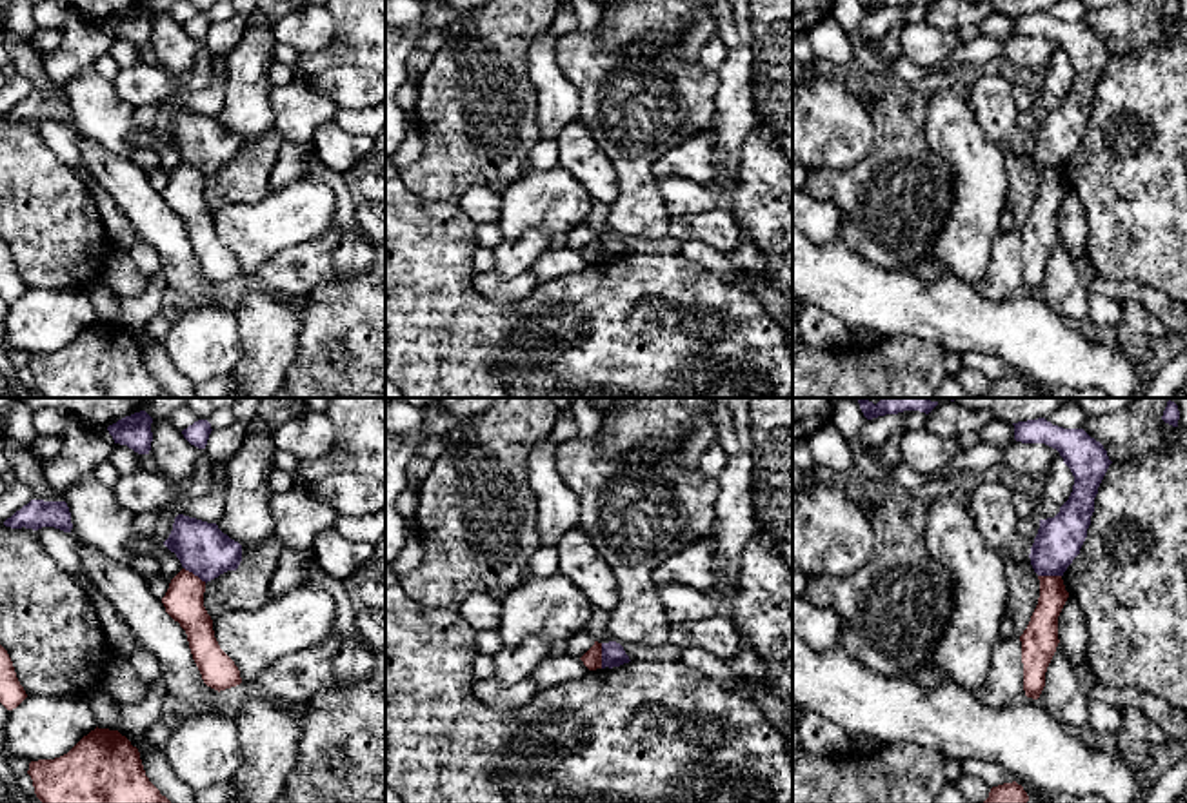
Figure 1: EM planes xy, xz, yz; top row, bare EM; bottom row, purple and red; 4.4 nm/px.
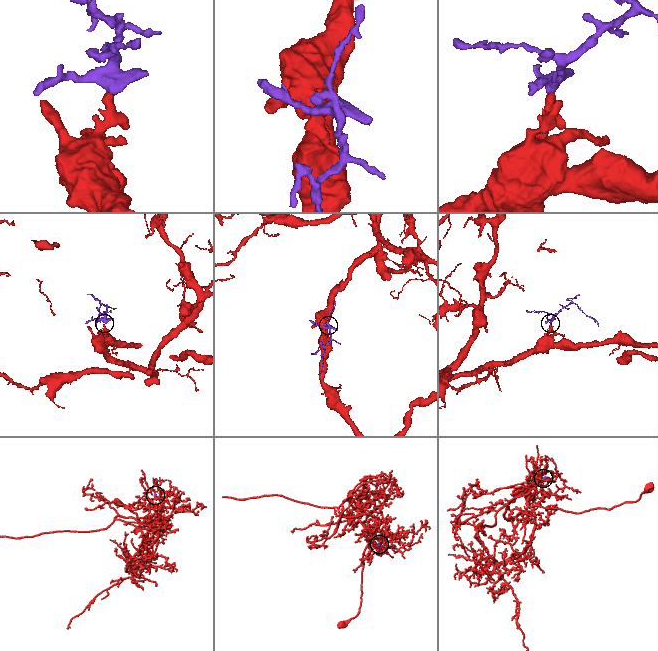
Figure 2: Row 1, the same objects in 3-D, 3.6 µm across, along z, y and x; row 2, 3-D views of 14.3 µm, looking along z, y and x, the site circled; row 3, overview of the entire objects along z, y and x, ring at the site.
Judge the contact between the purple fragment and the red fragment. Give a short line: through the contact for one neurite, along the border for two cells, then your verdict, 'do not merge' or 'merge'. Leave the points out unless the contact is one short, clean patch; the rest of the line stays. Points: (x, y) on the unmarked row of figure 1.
line xz (600, 237), (602, 260); do not merge

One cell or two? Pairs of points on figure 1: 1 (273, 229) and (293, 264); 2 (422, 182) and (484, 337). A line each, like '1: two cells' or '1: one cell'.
1: two cells
2: two cells

